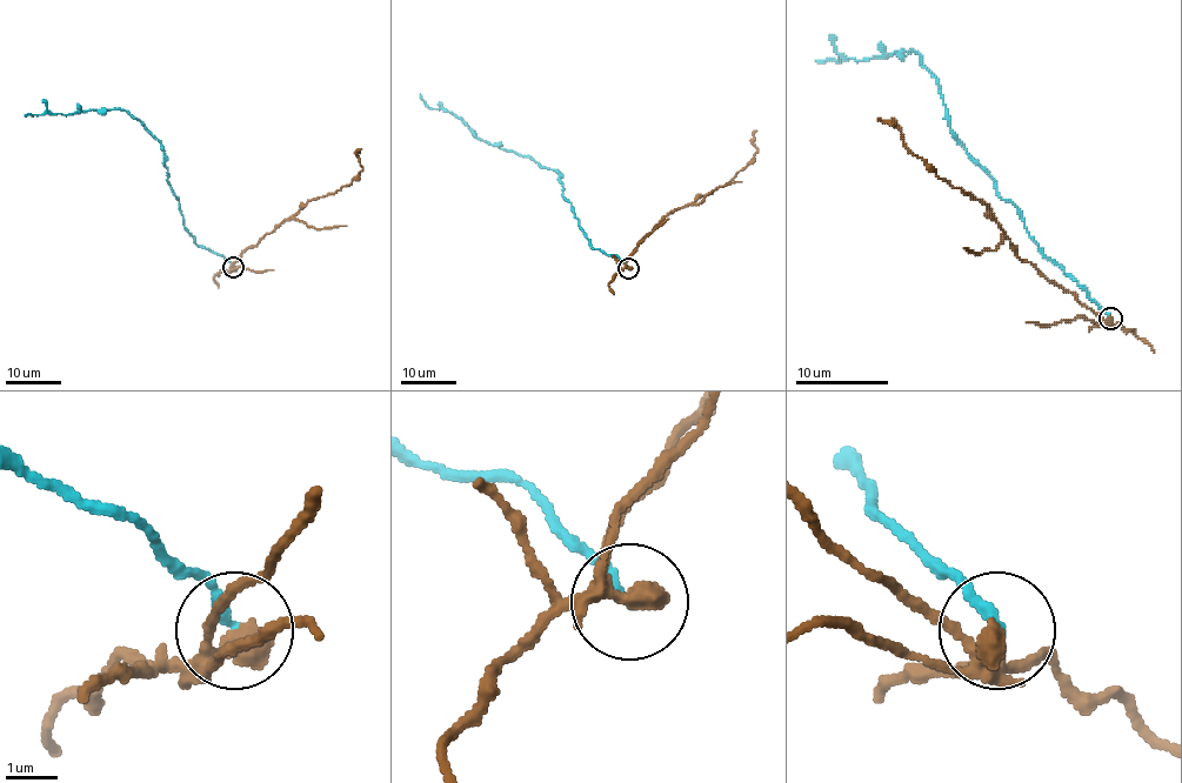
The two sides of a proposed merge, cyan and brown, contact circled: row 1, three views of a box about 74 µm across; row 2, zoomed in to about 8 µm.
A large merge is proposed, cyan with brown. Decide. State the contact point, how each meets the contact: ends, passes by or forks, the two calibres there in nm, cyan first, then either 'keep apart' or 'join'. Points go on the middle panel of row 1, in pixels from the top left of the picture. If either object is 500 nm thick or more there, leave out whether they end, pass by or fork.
at (628, 268); cyan ends there; brown forks there; 240 nm thick on the cyan side, 320 nm on the other; keep apart

